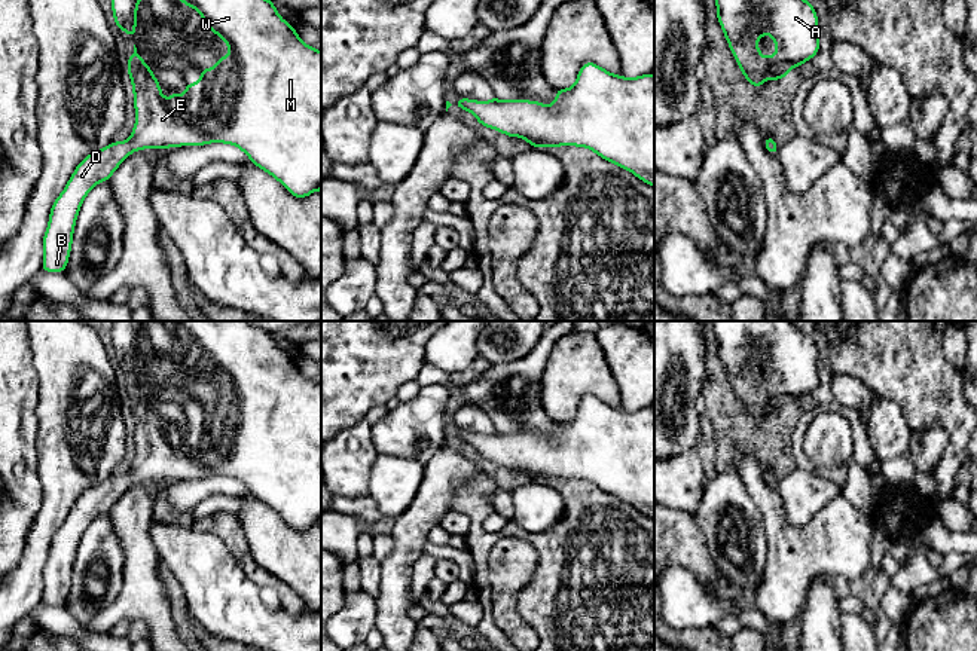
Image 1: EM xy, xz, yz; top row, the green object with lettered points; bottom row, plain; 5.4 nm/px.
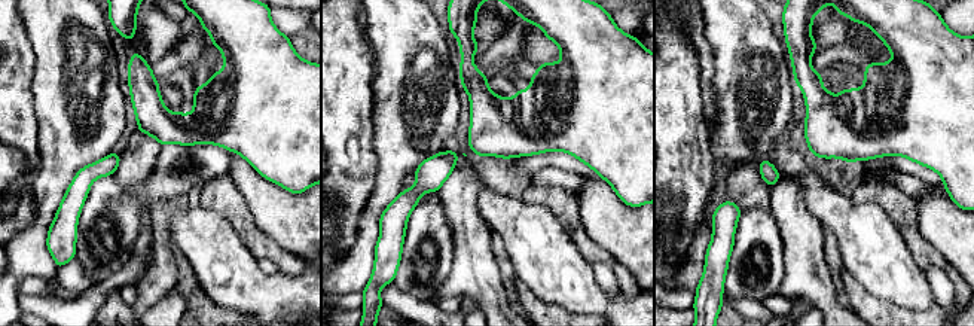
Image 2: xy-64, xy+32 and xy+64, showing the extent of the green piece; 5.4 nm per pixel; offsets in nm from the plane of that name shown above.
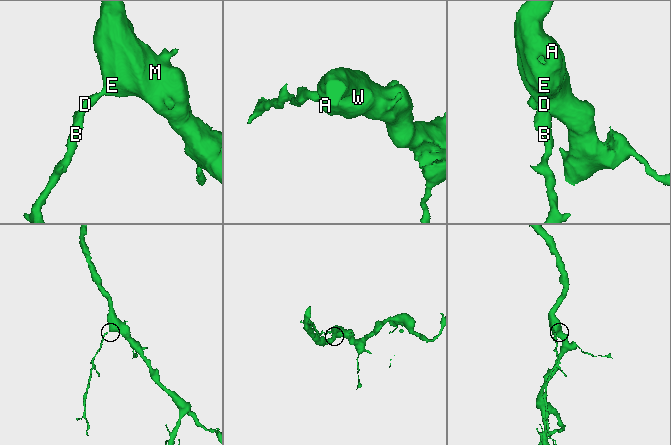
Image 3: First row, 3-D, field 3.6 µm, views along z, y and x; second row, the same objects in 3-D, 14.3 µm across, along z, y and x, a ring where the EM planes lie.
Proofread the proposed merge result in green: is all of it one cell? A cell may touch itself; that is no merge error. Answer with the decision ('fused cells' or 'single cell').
single cell

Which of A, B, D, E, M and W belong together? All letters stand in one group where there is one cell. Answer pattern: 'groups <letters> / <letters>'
groups A B D E M W

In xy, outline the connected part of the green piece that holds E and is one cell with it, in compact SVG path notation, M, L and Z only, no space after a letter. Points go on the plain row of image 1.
M168 321L178 333L181 333L187 340L196 342L202 352L204 357L216 366L219 370L225 373L228 380L230 382L229 389L220 389L217 394L217 398L213 401L202 401L201 403L201 410L196 416L190 418L186 416L186 428L180 430L177 424L172 424L172 428L170 433L162 430L161 425L161 418L158 416L158 412L153 409L152 401L149 401L144 395L144 392L137 386L137 380L134 378L134 386L128 391L128 409L131 410L132 415L132 424L134 424L134 440L135 440L135 449L137 455L134 458L131 470L123 474L117 476L113 474L107 480L94 485L88 488L74 502L73 508L70 510L65 522L61 525L61 528L57 531L51 541L51 548L49 548L49 556L48 562L43 569L43 597L42 603L45 605L64 605L67 596L68 596L68 589L71 584L71 574L73 574L73 565L74 565L74 557L76 551L80 542L80 538L89 523L101 516L110 513L112 507L116 504L116 501L135 483L143 483L147 480L153 482L167 482L167 480L178 480L178 479L202 479L202 477L210 477L210 476L226 476L226 477L233 477L238 482L241 482L250 492L251 495L259 499L260 502L266 504L271 507L274 511L277 511L286 522L290 525L294 531L306 531L315 523L321 523L321 385L305 378L293 358L287 357L277 345L274 334L268 333L266 330L260 330L257 327L248 326L245 321Z

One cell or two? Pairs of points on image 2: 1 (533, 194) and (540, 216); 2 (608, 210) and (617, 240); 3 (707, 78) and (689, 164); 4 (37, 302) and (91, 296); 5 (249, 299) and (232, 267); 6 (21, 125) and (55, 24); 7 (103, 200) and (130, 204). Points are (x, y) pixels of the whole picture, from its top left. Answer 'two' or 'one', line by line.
1: two
2: one
3: two
4: one
5: one
6: two
7: one

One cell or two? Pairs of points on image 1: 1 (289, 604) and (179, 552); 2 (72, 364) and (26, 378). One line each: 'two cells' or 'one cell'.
1: two cells
2: two cells

